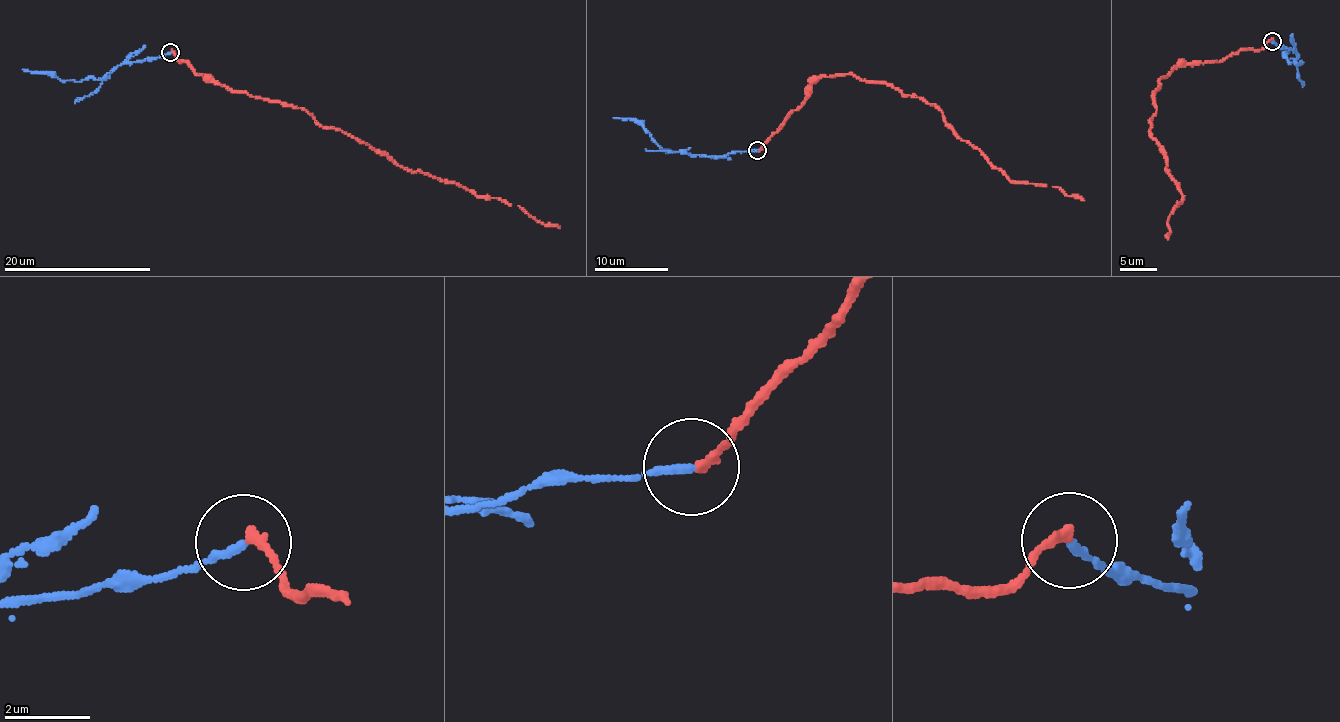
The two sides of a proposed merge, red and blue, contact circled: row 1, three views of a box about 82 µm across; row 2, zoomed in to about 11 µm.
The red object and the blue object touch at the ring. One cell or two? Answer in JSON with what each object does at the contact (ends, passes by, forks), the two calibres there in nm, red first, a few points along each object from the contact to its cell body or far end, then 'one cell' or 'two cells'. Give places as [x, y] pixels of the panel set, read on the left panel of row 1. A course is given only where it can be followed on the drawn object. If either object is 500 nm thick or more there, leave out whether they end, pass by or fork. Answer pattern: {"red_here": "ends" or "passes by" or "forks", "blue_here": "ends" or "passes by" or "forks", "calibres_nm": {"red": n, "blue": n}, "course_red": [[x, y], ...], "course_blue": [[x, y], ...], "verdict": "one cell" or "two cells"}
{"red_here": "ends", "blue_here": "ends", "calibres_nm": {"red": 200, "blue": 200}, "course_red": [[171, 52], [217, 84], [292, 104], [400, 165], [523, 207], [539, 222], [560, 228]], "course_blue": [[169, 52], [140, 62], [123, 62], [107, 74], [79, 82], [61, 80], [50, 73], [22, 69]], "verdict": "two cells"}

